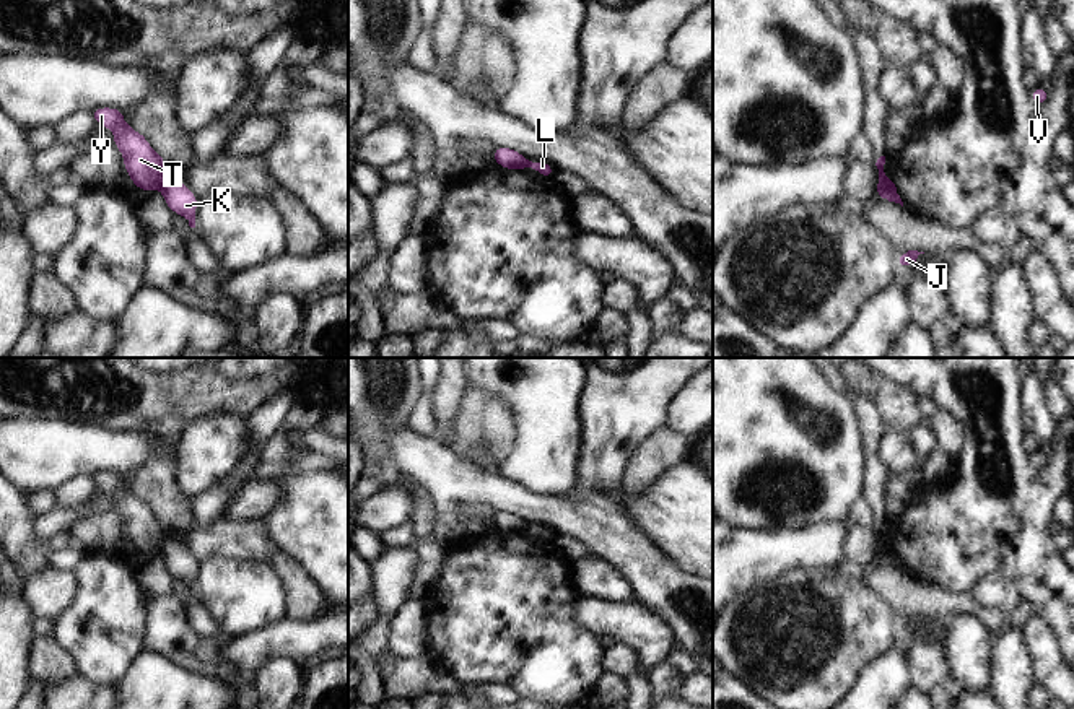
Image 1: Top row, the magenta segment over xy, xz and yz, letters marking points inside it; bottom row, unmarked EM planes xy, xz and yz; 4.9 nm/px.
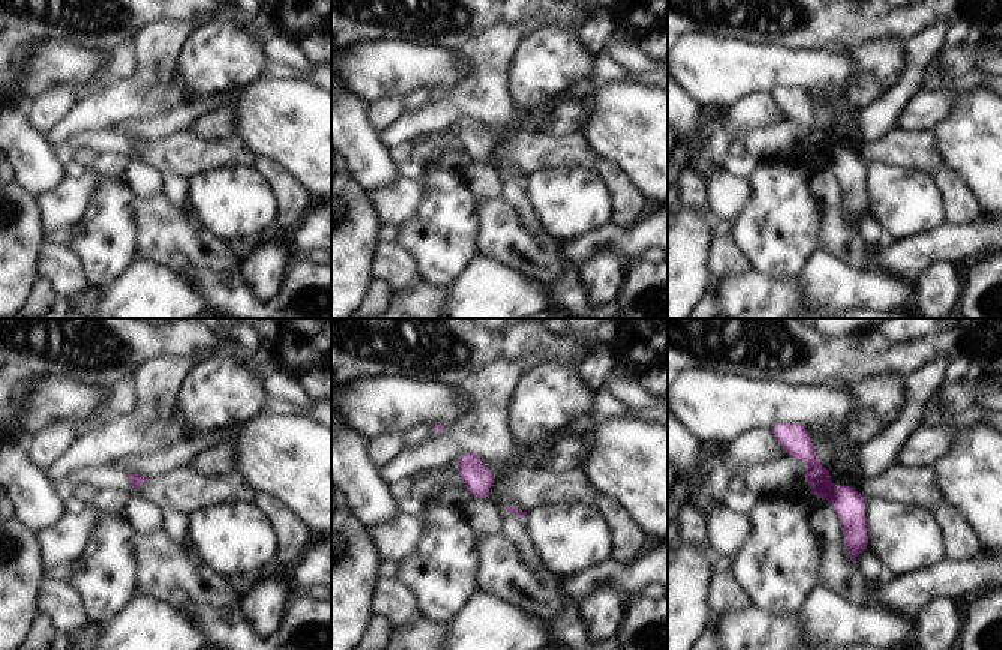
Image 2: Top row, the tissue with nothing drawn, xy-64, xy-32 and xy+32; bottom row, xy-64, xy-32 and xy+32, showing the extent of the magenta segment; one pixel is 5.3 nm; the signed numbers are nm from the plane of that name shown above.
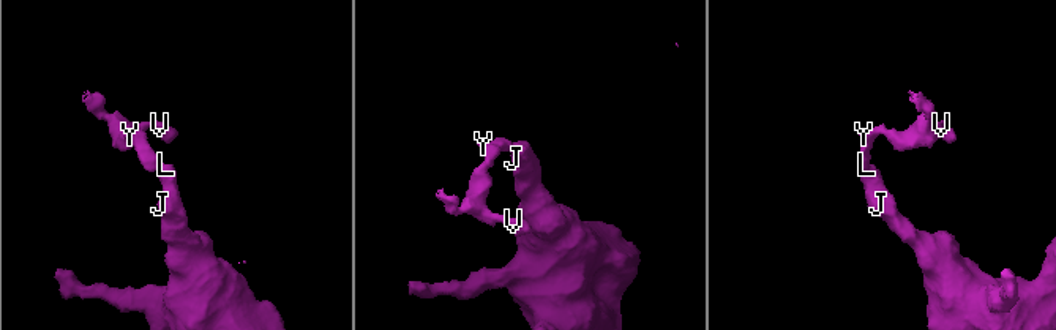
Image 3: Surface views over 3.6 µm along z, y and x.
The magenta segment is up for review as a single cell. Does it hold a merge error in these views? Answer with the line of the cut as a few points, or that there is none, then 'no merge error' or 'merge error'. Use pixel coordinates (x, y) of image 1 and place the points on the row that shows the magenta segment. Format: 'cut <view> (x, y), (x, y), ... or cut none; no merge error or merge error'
cut xy (163, 176), (157, 187); merge error

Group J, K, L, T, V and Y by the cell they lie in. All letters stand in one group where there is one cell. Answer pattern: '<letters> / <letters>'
J K L / T V Y

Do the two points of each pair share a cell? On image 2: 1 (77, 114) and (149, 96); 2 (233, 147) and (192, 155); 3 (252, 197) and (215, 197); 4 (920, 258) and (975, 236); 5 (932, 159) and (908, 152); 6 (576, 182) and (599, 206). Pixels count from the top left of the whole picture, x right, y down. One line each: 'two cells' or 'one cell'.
1: one cell
2: one cell
3: one cell
4: one cell
5: one cell
6: one cell

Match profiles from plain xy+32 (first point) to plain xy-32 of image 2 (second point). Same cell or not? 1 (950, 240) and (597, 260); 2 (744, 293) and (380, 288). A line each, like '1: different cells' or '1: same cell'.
1: different cells
2: different cells

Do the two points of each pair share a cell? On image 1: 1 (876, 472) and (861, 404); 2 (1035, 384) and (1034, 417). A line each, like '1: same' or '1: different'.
1: same
2: same

